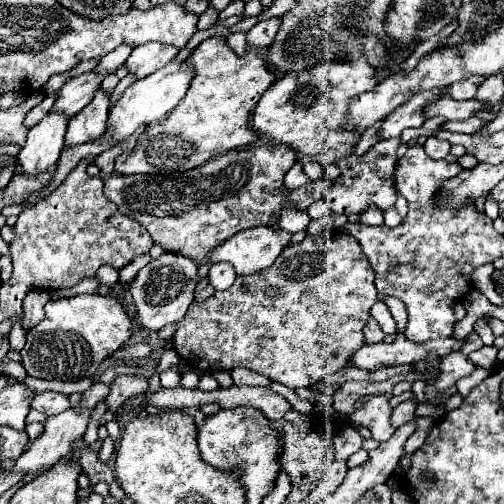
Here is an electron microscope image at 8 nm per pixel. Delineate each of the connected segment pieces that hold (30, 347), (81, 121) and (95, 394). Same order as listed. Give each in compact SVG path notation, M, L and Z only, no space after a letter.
M76 295L46 303L46 317L26 333L26 345L20 351L22 365L30 377L78 381L92 377L102 359L128 345L132 323L122 303L114 297Z
M98 89L90 105L86 105L80 113L76 113L70 119L64 137L64 149L90 143L96 137L102 137L108 123L108 109L110 109L110 97L102 89Z
M94 383L88 391L82 393L80 411L68 409L68 411L56 415L56 417L50 417L50 419L46 421L46 425L44 425L44 433L42 433L36 441L32 441L30 447L18 457L14 469L16 469L16 471L22 471L24 475L30 475L30 473L36 473L36 471L42 469L42 467L52 467L60 457L72 453L72 443L84 437L94 407L96 407L100 401L104 401L104 399L108 397L108 393L110 393L110 387L108 387L108 385L104 385L104 383Z

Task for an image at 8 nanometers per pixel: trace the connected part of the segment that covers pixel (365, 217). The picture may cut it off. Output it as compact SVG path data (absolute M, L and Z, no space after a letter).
M370 205L364 213L362 213L362 223L384 223L384 211Z

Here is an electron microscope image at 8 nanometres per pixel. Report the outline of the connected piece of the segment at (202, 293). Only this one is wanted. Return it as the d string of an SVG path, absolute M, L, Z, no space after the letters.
M206 276L201 280L195 289L194 301L205 301L208 297L211 297L215 293L215 289L209 282L208 277Z

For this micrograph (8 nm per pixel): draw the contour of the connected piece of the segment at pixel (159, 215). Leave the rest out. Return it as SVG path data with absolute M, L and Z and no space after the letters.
M270 143L246 151L228 151L202 167L174 175L112 173L104 181L104 193L116 203L120 213L144 225L154 243L198 263L198 275L204 277L212 265L208 261L210 251L234 233L256 225L276 225L284 207L306 211L314 201L322 199L328 189L328 181L324 179L310 181L296 191L284 189L284 175L294 163L294 149Z

